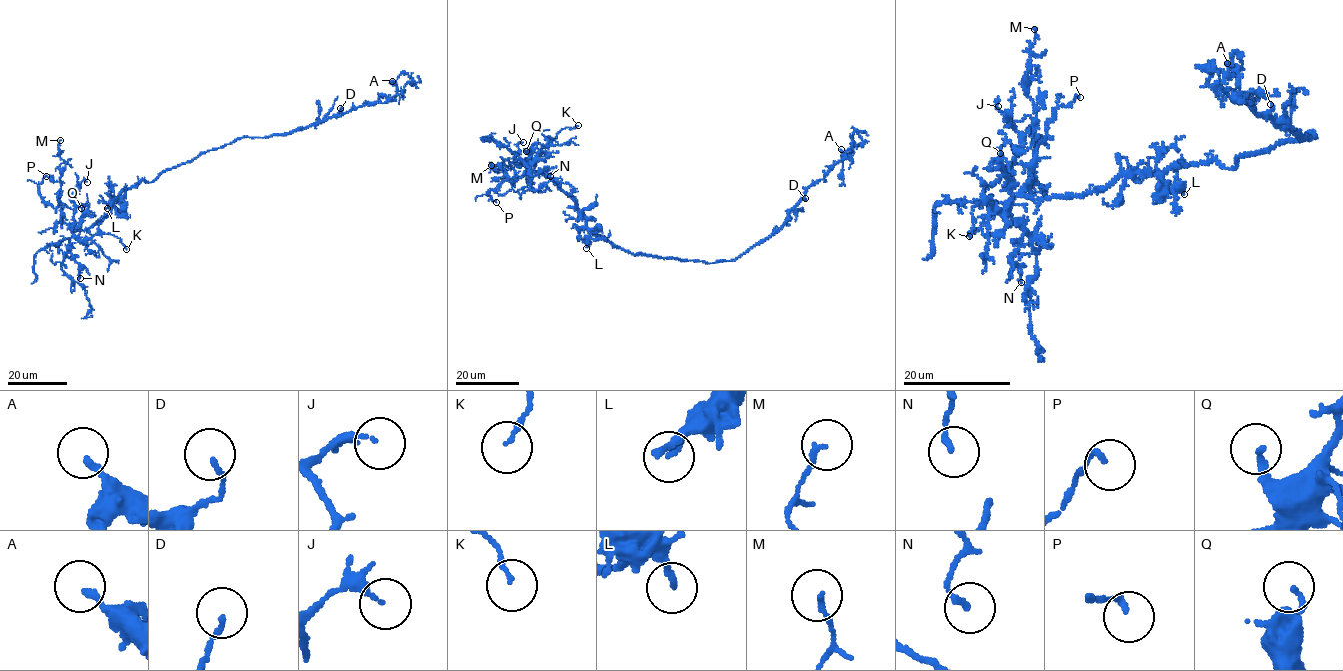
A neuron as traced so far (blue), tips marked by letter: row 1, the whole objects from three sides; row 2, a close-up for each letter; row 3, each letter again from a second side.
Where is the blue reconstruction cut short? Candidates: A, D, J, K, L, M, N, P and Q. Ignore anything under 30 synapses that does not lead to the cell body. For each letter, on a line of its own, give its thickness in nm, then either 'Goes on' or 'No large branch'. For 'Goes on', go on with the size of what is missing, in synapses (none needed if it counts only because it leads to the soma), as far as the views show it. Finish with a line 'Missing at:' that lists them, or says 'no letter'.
A: Thickness 190 nm. No large branch
D: Thickness 120 nm. No large branch
J: Thickness 150 nm. No large branch
K: Thickness 120 nm. No large branch
L: Thickness 180 nm. No large branch
M: Thickness 140 nm. No large branch
N: Thickness 150 nm. No large branch
P: Thickness 140 nm. No large branch
Q: Thickness 190 nm. No large branch
Missing at: no letter

